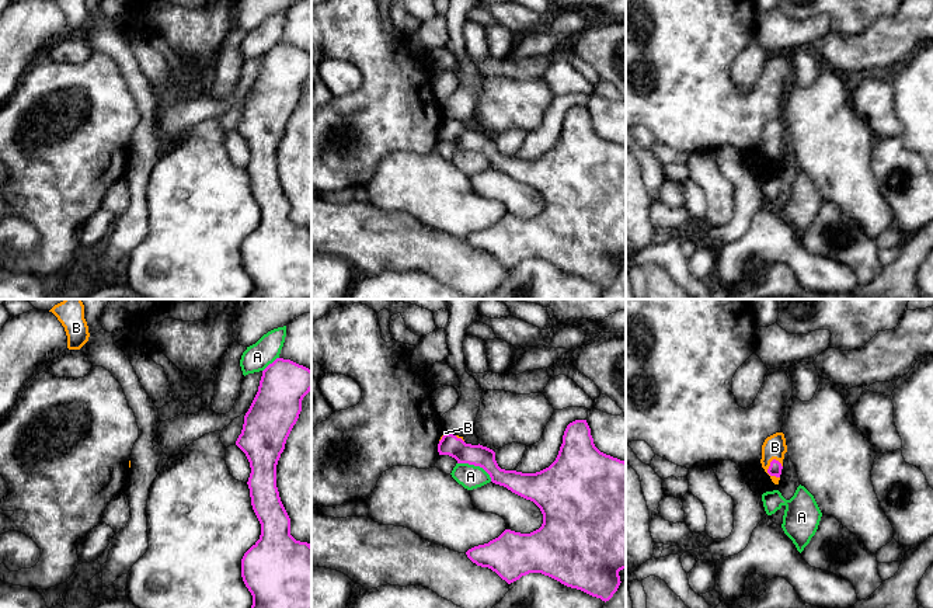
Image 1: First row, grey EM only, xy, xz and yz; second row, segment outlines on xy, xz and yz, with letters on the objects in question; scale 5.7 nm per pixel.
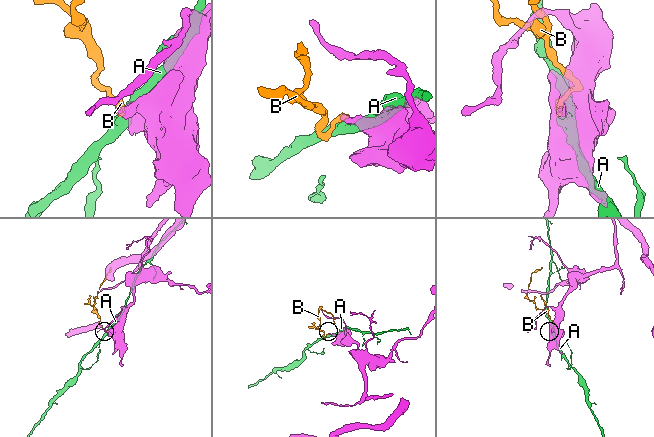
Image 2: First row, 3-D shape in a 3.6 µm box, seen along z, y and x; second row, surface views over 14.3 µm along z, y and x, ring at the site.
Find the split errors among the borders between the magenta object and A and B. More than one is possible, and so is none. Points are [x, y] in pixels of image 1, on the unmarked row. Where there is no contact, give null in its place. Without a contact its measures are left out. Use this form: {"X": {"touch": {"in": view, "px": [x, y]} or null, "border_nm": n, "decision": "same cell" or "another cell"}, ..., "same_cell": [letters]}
{"A": {"touch": {"in": "xz", "px": [476, 150]}, "border_nm": 220, "decision": "another cell"}, "B": {"touch": {"in": "yz", "px": [768, 156]}, "border_nm": 120, "decision": "same cell"}, "same_cell": ["B"]}

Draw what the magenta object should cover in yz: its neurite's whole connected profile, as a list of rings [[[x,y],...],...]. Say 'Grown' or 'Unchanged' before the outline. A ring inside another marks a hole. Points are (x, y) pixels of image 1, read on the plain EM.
Grown. [[[783,118],[767,122],[762,131],[760,149],[774,170],[779,170],[786,138],[787,131]]]

